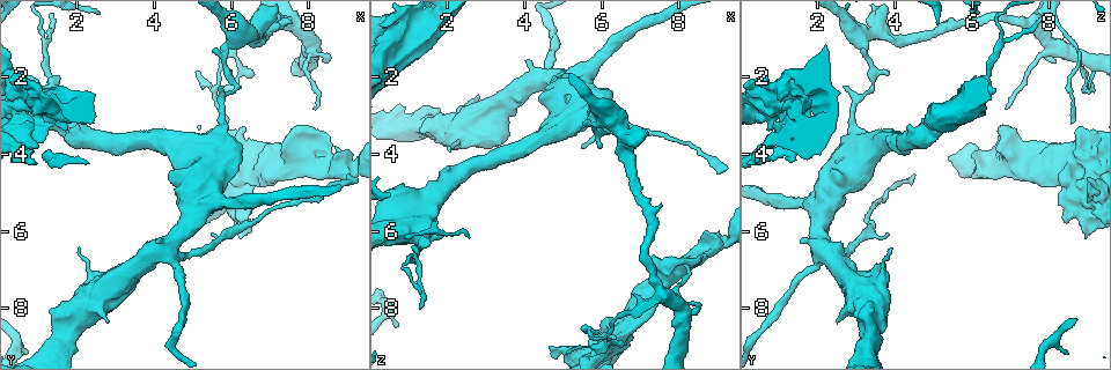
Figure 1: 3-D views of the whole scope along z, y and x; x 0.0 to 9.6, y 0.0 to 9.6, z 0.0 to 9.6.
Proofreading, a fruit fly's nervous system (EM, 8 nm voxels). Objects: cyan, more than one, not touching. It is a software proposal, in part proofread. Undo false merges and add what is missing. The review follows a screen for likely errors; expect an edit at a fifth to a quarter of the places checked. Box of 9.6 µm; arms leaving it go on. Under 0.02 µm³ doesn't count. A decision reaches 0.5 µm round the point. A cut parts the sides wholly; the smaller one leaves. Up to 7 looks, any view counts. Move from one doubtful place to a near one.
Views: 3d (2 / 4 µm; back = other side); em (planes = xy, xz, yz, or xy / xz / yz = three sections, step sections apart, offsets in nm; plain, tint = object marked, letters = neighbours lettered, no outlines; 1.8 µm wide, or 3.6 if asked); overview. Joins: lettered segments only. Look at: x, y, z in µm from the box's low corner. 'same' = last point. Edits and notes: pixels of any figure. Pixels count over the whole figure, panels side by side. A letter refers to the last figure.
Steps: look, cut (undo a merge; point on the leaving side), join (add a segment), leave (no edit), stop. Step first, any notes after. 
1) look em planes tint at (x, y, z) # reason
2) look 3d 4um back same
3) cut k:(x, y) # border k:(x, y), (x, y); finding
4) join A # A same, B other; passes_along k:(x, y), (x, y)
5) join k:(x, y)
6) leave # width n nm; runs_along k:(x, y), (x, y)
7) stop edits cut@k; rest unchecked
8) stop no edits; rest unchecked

look em 3.6um planes letters at (6.60, 4.55, 8.50) # sharp bend

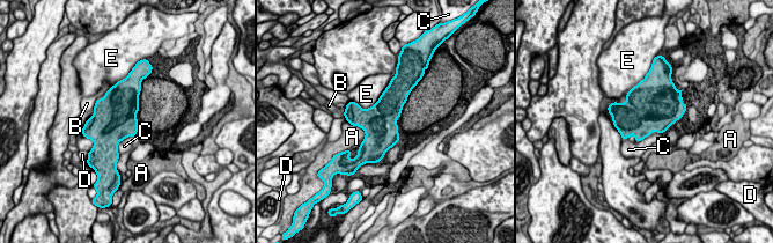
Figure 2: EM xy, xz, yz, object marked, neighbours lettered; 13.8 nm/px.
leave # width 480 nm; A other, B other, C other, D other, E other; border 2:(133, 135), (119, 142), (118, 153); one neuron here

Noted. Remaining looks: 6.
look em xy step 4 tint at (8.65, 3.85, 6.60) # an open end

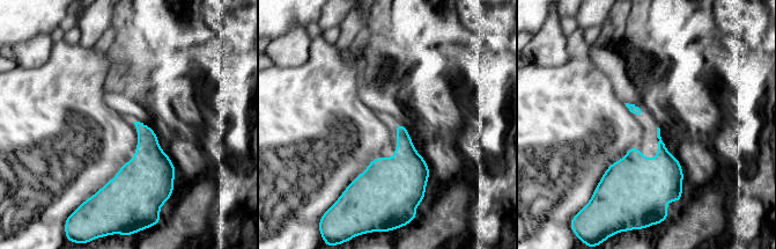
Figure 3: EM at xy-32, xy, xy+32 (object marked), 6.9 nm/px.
look em planes letters same # another direction

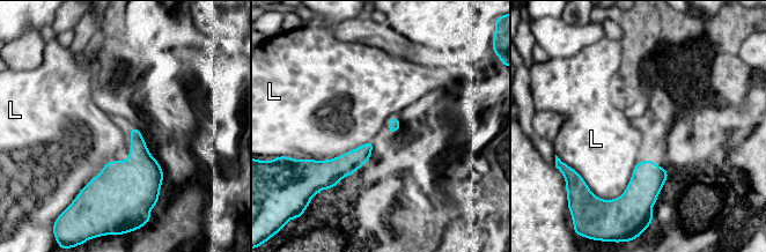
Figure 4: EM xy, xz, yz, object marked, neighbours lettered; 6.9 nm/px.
leave # L other; border 4:(636, 162), (613, 199), (568, 164); no lettered segment goes on from it

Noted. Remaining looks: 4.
look em xz step 8 letters at (8.10, 1.20, 8.05)

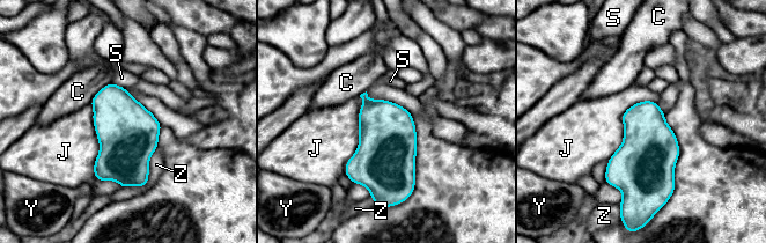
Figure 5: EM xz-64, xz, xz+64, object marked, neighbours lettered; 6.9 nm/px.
leave # C other, J other, S other, Y other, Z other; border 5:(657, 102), (623, 113), (606, 160); one neuron here

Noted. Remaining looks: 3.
stop no edits; rest unchecked

